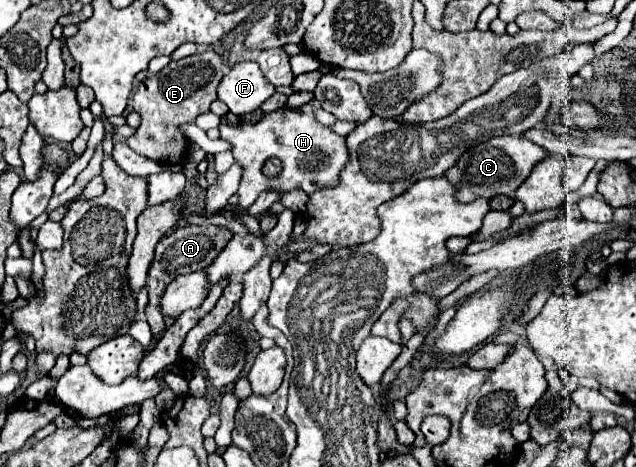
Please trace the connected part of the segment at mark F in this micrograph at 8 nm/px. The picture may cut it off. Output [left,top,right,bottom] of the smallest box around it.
[219,61,275,115]

